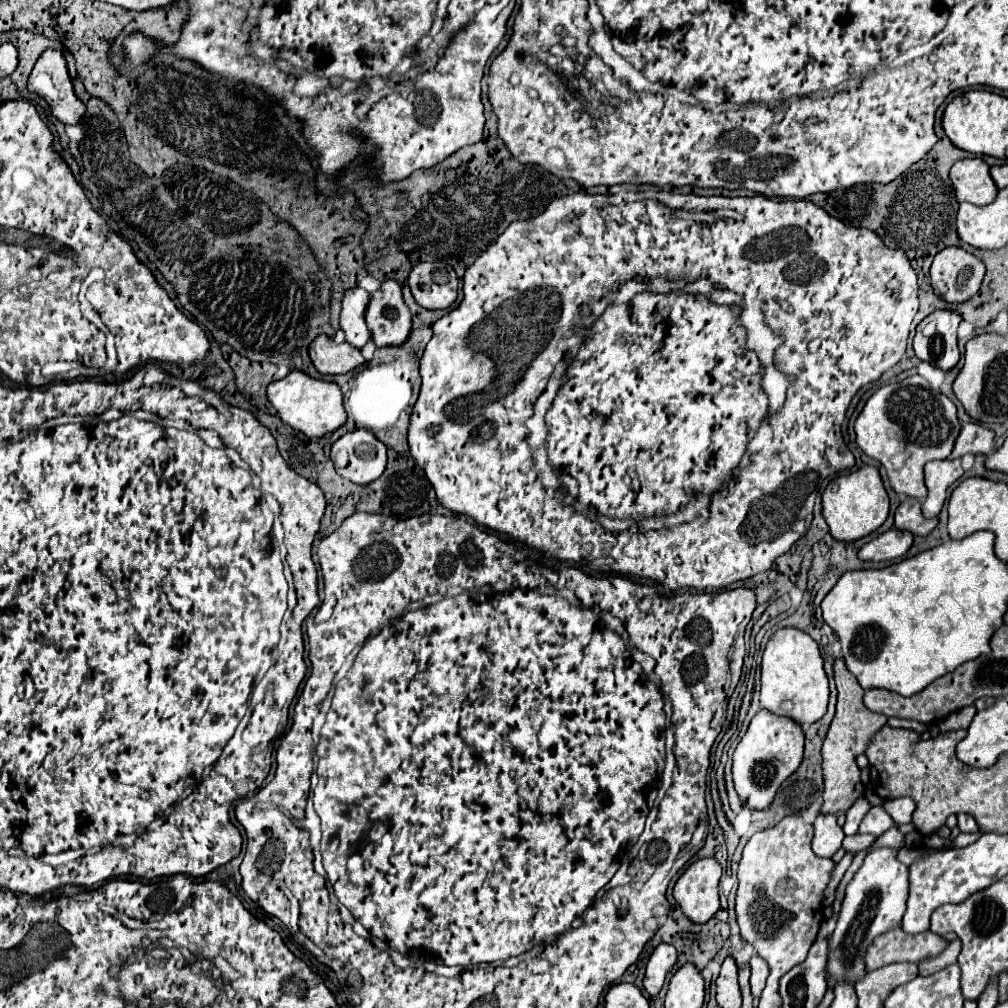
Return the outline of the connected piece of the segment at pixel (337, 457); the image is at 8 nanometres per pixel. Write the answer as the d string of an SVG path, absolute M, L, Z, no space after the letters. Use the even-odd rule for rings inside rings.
M354 430L334 442L330 452L336 472L356 484L370 484L386 470L386 444L370 430Z

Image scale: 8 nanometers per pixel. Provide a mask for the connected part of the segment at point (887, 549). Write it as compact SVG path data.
M888 530L884 534L880 534L878 538L870 540L868 544L864 544L858 552L860 560L874 560L874 562L884 562L884 560L894 560L900 558L908 552L908 548L912 546L914 536L910 532L904 530Z

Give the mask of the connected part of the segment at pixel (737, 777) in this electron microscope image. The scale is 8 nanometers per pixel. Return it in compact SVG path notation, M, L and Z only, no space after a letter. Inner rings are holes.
M760 710L750 726L748 732L742 736L734 750L734 788L740 796L740 802L750 810L766 810L774 802L774 796L780 784L798 770L804 752L804 732L802 728L784 716L776 716L768 710Z

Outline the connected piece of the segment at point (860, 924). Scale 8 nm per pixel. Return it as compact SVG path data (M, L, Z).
M878 848L870 850L846 886L846 896L838 916L838 926L830 936L830 954L828 954L828 972L838 982L850 982L862 978L864 972L864 954L870 944L870 938L876 938L890 928L898 926L906 912L908 896L908 868L896 860L896 848Z

